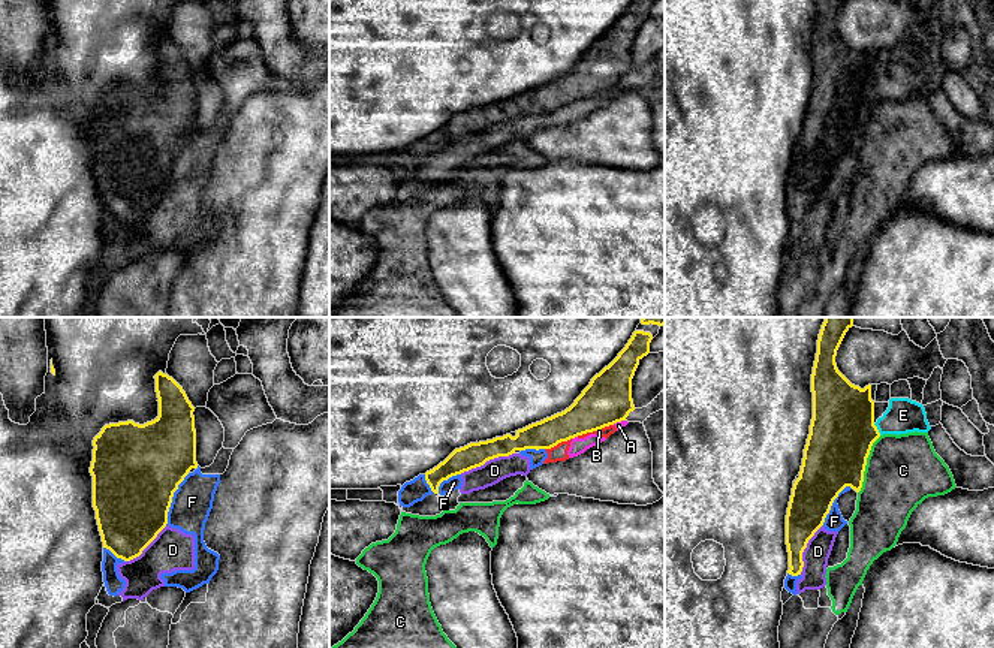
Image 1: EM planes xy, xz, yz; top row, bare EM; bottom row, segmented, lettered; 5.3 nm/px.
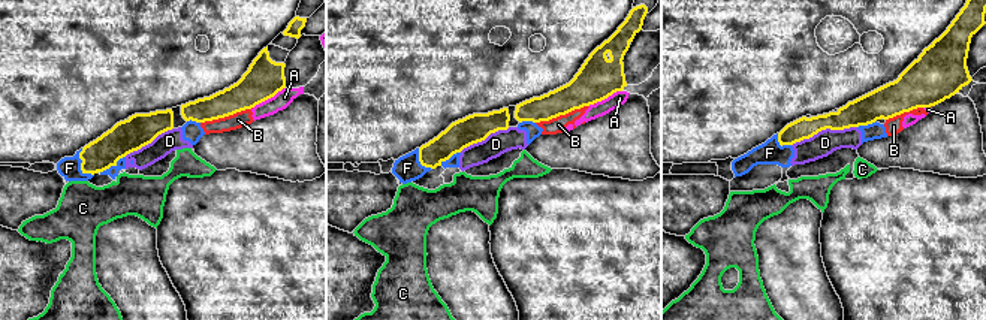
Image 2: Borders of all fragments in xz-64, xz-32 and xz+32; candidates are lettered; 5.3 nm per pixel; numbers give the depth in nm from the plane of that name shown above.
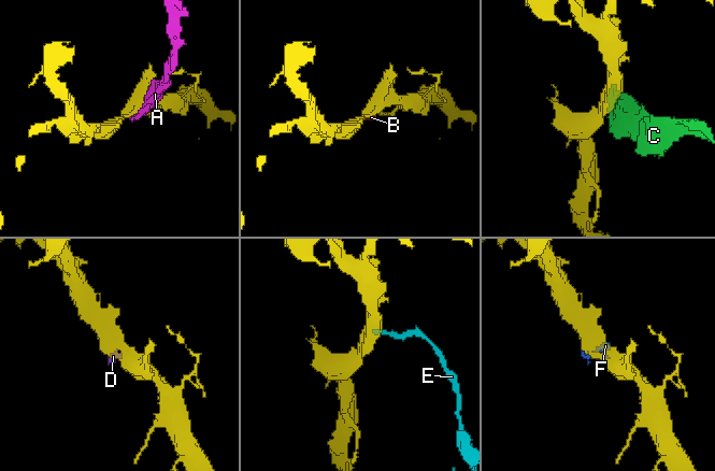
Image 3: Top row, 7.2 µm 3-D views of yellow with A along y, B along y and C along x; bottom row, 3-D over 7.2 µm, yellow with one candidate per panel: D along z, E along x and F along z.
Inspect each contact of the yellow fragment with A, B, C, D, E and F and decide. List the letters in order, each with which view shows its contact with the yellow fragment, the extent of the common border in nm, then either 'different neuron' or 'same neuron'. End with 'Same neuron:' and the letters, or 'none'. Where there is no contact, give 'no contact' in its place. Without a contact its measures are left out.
A: meets yellow in xz; contact 40 nm long; different neuron
B: meets yellow in xz; contact 220 nm long; different neuron
C: meets yellow in yz; contact 340 nm long; different neuron
D: meets yellow in xz; contact 320 nm long; different neuron
E: meets yellow in yz; contact 80 nm long; different neuron
F: meets yellow in xy; contact 300 nm long; different neuron
Same neuron: none

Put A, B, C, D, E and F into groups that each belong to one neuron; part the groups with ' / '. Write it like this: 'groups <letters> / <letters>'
groups A B D F / C / E

